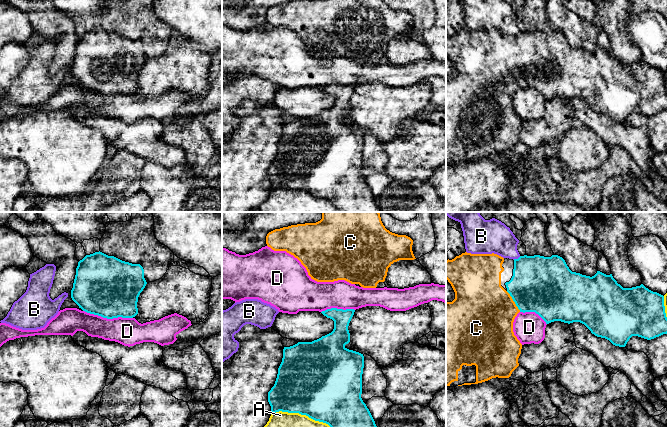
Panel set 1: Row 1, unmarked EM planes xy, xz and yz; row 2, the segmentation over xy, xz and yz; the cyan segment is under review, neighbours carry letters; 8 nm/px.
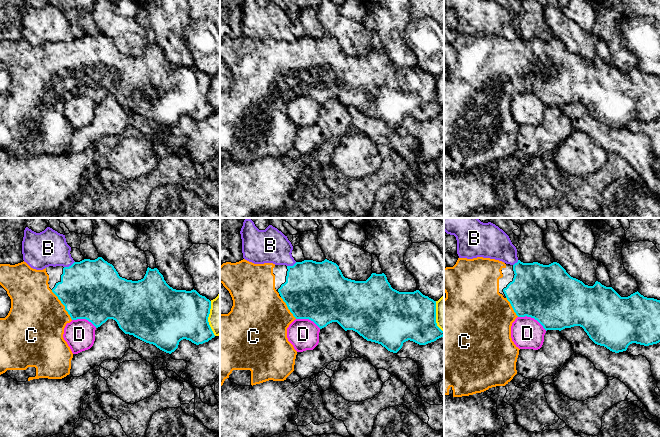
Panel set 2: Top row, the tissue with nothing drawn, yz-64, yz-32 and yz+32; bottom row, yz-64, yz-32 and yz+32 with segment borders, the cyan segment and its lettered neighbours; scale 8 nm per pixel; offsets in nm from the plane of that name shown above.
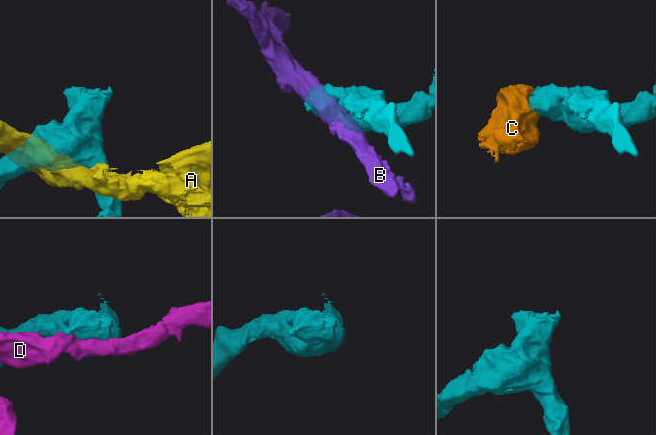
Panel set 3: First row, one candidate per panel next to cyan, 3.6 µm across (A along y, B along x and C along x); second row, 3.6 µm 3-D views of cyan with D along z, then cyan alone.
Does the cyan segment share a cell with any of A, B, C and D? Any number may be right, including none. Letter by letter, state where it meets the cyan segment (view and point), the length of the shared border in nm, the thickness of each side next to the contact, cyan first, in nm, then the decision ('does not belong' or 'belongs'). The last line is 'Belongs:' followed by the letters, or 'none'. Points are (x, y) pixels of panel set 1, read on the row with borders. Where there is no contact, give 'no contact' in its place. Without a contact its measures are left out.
A: xz (301, 414) | 480 nm | 500/130 nm | does not belong
B: yz (516, 259) | 70 nm | 420/260 nm | does not belong
C: yz (513, 300) | 200 nm | 460/480 nm | belongs
D: xy (108, 318) | 400 nm | 480/220 nm | does not belong
Belongs: C

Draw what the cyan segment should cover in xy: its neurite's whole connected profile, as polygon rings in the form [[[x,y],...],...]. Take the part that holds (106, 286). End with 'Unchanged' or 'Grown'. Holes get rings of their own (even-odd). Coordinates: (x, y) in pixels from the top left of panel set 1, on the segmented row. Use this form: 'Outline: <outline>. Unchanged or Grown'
Outline: [[[99,251],[86,255],[78,262],[71,298],[79,308],[90,314],[107,319],[133,318],[138,314],[138,297],[146,284],[140,264],[125,262]]]. Unchanged

